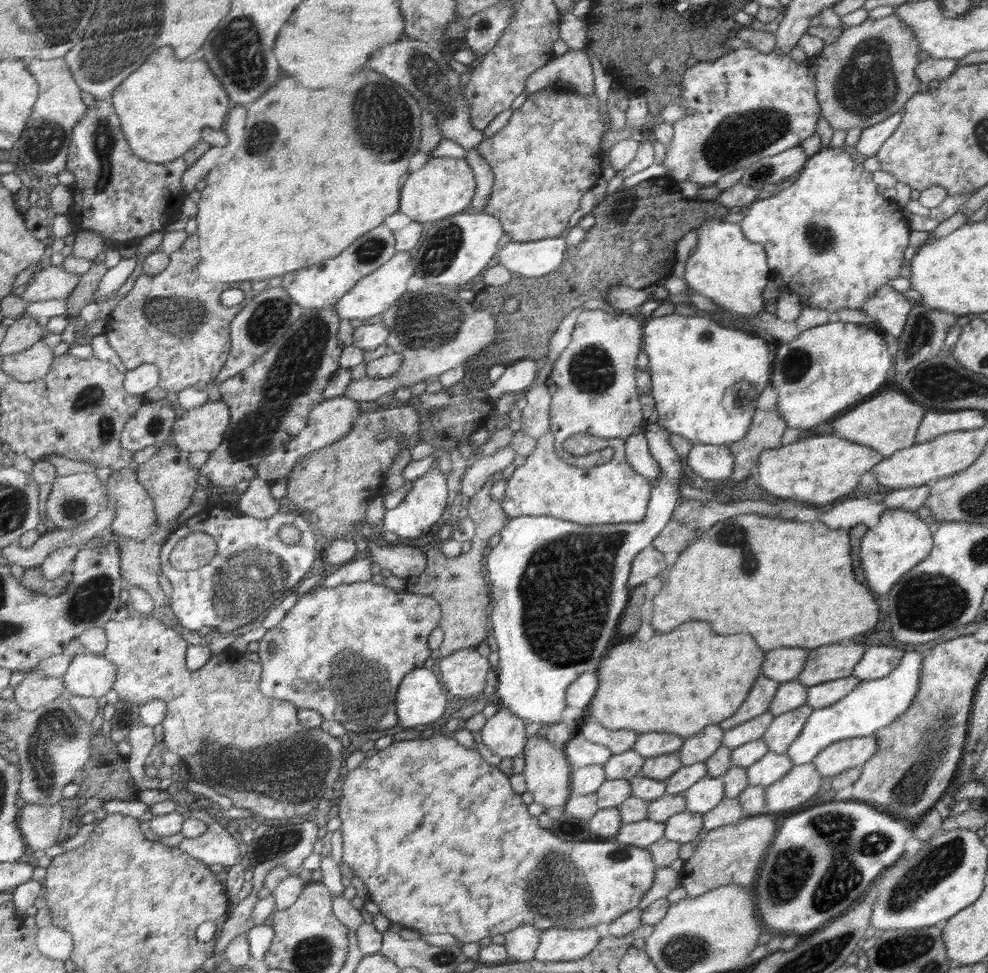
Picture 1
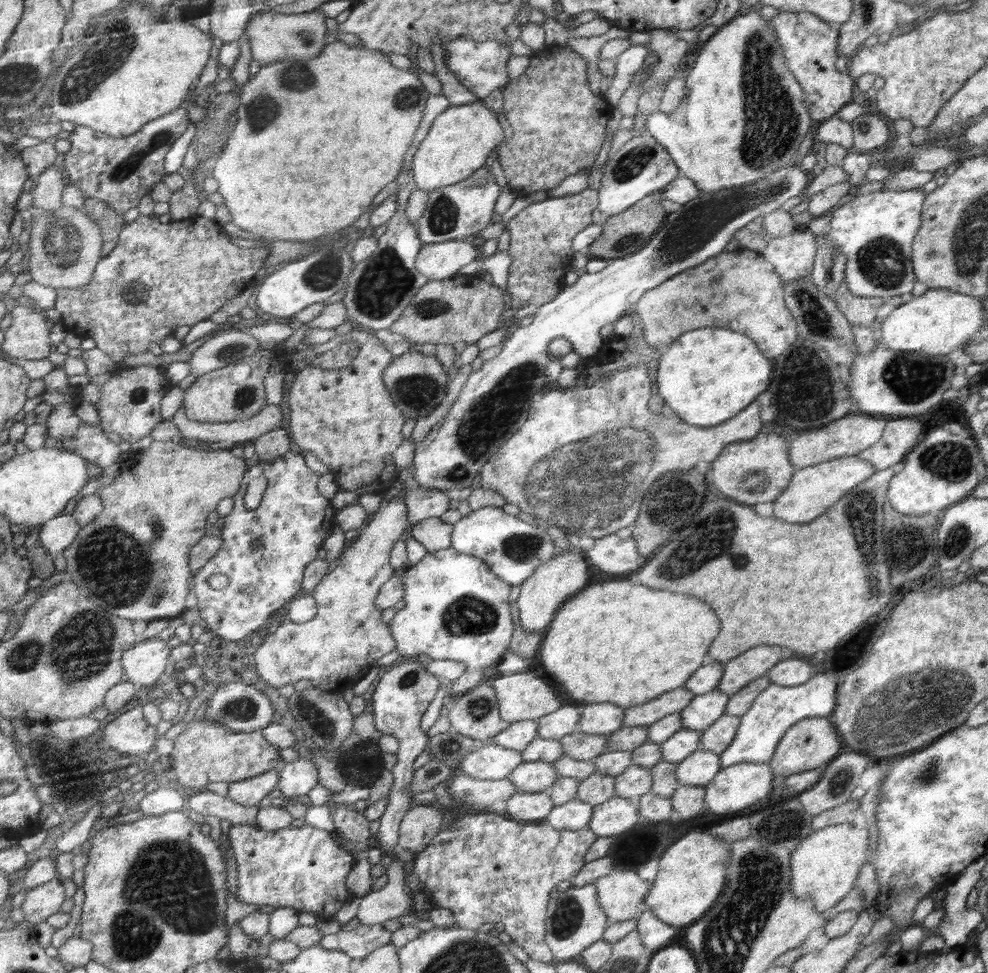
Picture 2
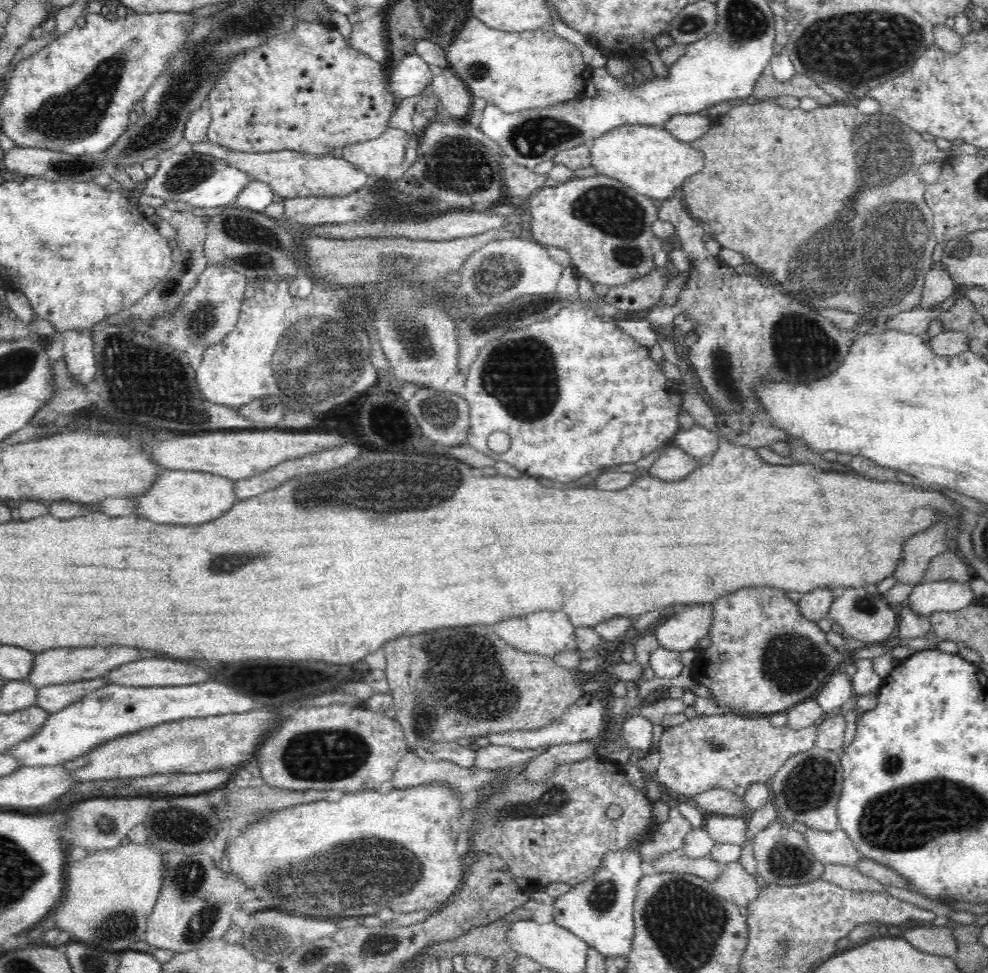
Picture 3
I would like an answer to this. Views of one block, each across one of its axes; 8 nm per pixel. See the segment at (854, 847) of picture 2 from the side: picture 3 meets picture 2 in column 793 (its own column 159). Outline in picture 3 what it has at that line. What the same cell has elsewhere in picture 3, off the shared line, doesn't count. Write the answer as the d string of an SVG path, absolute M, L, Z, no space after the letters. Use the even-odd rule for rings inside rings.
M130 842L109 851L89 853L82 860L67 864L68 870L64 872L64 898L58 908L52 910L56 928L60 932L68 932L74 942L82 942L86 947L99 947L100 950L110 951L112 954L134 950L132 946L136 942L145 940L147 919L162 886L162 876L158 876L158 872L163 872L162 860L164 857L159 850L156 852L154 848Z

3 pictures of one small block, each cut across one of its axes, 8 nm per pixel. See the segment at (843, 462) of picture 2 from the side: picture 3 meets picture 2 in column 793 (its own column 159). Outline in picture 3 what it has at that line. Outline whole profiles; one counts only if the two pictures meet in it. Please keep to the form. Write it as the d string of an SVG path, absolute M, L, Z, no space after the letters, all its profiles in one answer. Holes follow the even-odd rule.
M168 469L148 493L130 499L138 503L139 517L166 525L210 523L212 520L221 519L239 502L235 482L228 477L209 472Z

